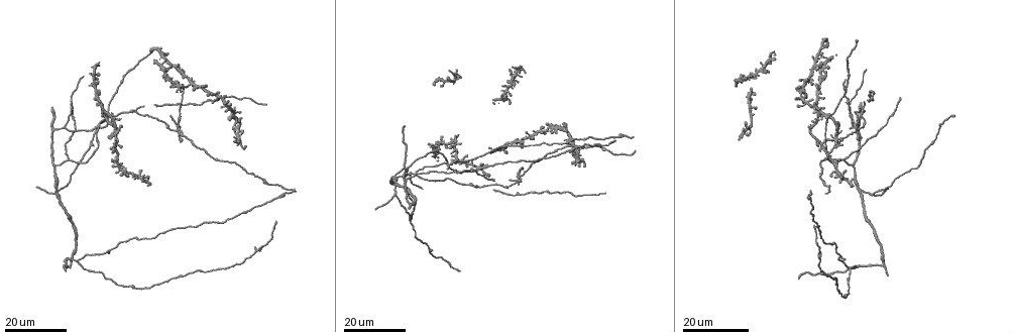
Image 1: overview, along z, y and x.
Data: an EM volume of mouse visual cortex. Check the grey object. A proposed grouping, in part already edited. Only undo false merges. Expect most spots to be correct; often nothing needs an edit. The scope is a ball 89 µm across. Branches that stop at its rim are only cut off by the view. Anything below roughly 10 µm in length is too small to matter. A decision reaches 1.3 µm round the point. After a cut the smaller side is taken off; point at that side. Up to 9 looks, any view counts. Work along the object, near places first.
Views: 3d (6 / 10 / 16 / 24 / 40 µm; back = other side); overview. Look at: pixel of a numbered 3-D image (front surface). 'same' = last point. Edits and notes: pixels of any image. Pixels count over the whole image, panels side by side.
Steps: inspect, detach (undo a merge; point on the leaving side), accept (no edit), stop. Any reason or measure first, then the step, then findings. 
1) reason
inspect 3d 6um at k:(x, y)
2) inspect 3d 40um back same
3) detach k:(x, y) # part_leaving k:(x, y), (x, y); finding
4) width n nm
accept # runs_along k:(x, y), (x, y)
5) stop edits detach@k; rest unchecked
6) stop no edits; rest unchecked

inspect 3d 16um at 1:(69, 159)

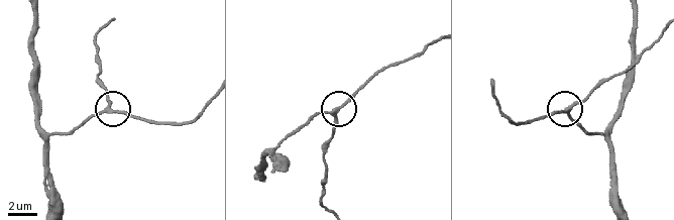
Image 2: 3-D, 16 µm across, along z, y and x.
inspect 3d 10um at 2:(567, 110)

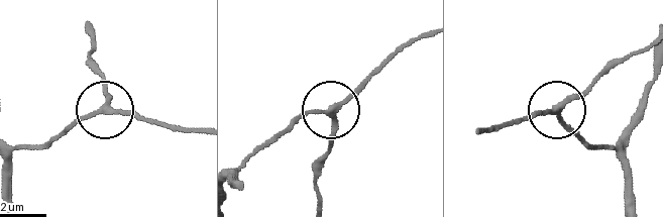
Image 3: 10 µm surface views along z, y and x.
arms 3
accept # runs_along 3:(12, 143), (52, 142), (82, 117), (103, 111), (104, 77); one neuron here

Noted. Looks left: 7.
inspect 3d 16um at 1:(57, 190)

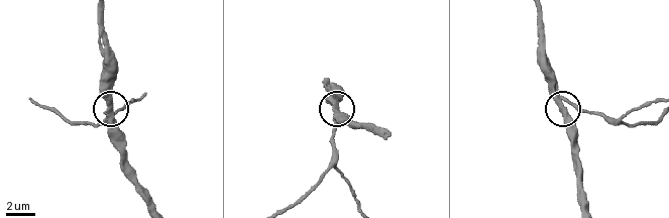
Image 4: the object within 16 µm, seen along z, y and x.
inspect 3d 10um at 4:(570, 100)

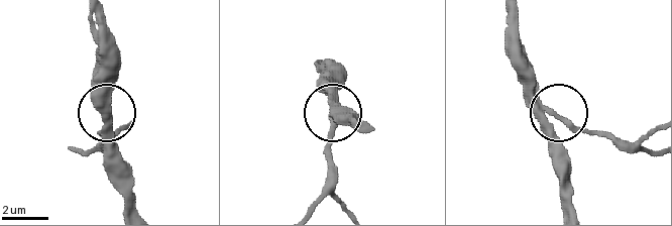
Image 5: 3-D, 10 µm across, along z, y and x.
width 300 nm
accept # one neuron here

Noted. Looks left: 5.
three arms meet
inspect 3d 16um at 1:(63, 126)

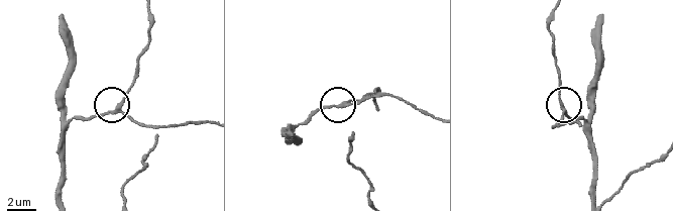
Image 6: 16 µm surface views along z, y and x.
inspect 3d 10um at 6:(343, 104)

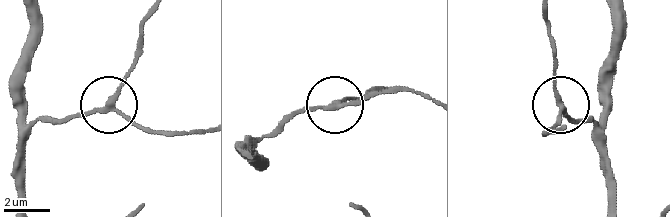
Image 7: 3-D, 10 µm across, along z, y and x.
inspect 3d 6um at 7:(109, 104)

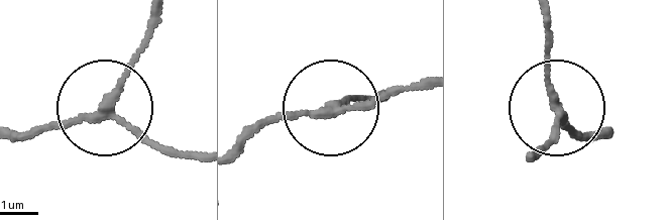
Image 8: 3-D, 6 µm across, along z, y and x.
width 190 nm
accept # runs_along 8:(165, 149), (104, 111), (155, 27); all the same neuron

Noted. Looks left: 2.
three-way junction
inspect 3d 16um at 1:(865, 105)

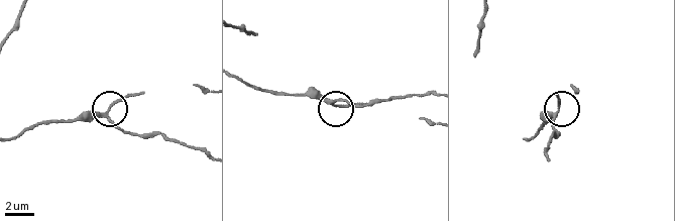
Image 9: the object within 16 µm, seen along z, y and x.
inspect 3d 10um at 9:(332, 101)

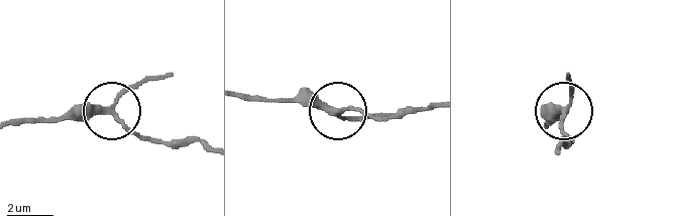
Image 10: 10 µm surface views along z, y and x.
width 200 nm
accept # runs_along 10:(20, 123), (107, 112), (124, 95), (162, 74); all the same neuron

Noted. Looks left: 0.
stop no edits; rest unchecked

